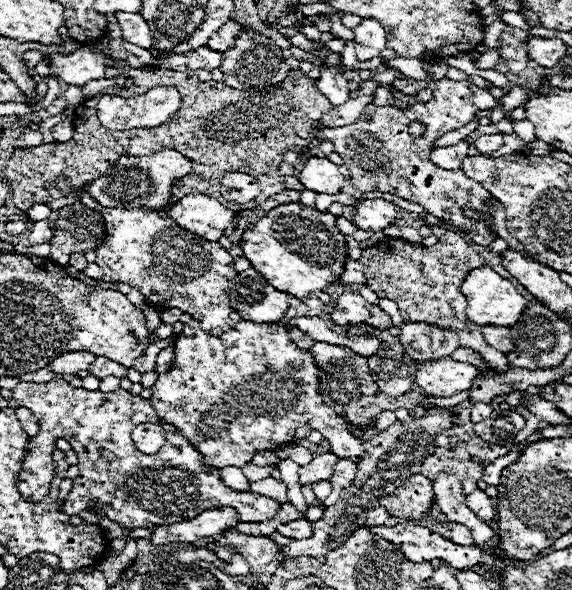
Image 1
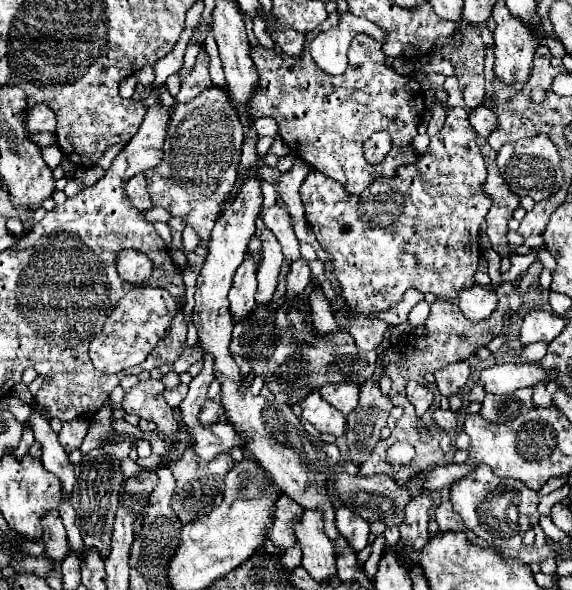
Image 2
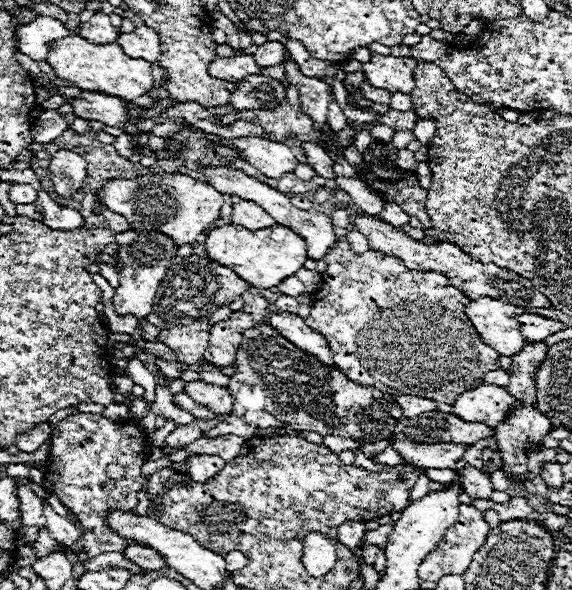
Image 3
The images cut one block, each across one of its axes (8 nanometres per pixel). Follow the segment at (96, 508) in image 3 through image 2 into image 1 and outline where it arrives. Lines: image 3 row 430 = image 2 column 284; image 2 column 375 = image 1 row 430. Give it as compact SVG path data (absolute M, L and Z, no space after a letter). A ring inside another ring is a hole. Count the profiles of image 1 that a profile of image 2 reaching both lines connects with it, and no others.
M54 378L46 384L20 382L12 390L12 394L14 394L14 400L18 402L18 406L28 408L40 424L40 432L28 440L26 456L22 460L22 468L18 472L18 482L16 482L20 496L28 502L42 502L44 496L48 496L52 476L54 476L52 448L58 438L64 438L72 444L72 450L78 456L78 468L80 468L80 476L74 478L74 486L62 506L66 516L76 516L82 510L88 510L90 502L94 502L104 510L104 516L114 520L118 526L146 528L150 524L164 526L164 522L168 522L168 524L184 522L188 518L196 518L204 510L222 508L222 506L232 506L236 510L240 522L264 522L264 520L274 518L276 510L280 508L280 504L268 496L260 496L260 494L252 494L252 492L236 492L236 490L224 486L224 482L220 480L220 470L206 466L202 462L202 454L198 450L194 450L194 446L182 436L182 432L176 426L158 418L150 400L132 396L128 390L120 388L116 392L98 392L98 390L88 392L83 388L70 386L66 380ZM142 422L160 424L166 430L166 444L156 454L142 454L132 442L132 428Z

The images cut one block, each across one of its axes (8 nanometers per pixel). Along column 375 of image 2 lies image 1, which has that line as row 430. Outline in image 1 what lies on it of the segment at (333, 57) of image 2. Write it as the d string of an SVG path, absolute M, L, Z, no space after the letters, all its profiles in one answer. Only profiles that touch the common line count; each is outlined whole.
M19 407L15 409L15 413L20 421L20 424L22 424L22 428L26 430L26 434L34 436L34 434L40 430L40 428L38 428L38 422L34 420L34 416L32 416L30 410L24 407Z

